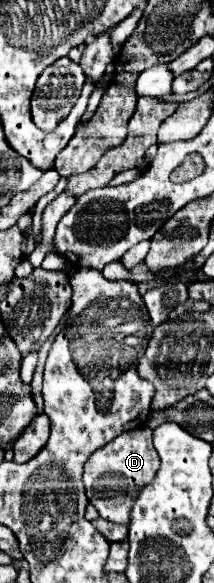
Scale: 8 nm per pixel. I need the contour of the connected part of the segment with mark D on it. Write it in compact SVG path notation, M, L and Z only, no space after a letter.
M149 426L127 430L107 444L107 448L99 448L99 452L89 456L83 468L83 482L87 498L101 518L123 526L131 522L131 504L135 504L135 496L139 496L143 486L155 480L155 472L159 470L159 454L151 444L151 432L153 430Z

